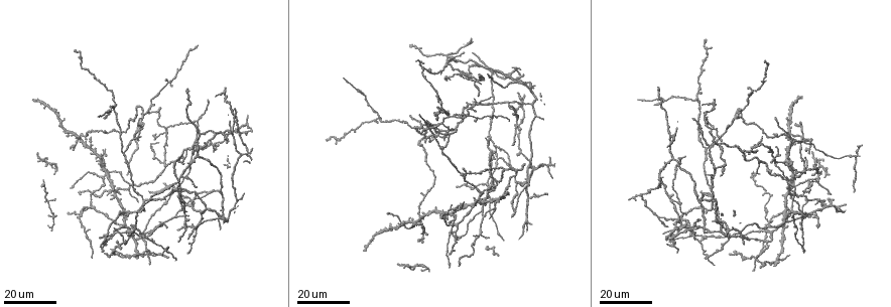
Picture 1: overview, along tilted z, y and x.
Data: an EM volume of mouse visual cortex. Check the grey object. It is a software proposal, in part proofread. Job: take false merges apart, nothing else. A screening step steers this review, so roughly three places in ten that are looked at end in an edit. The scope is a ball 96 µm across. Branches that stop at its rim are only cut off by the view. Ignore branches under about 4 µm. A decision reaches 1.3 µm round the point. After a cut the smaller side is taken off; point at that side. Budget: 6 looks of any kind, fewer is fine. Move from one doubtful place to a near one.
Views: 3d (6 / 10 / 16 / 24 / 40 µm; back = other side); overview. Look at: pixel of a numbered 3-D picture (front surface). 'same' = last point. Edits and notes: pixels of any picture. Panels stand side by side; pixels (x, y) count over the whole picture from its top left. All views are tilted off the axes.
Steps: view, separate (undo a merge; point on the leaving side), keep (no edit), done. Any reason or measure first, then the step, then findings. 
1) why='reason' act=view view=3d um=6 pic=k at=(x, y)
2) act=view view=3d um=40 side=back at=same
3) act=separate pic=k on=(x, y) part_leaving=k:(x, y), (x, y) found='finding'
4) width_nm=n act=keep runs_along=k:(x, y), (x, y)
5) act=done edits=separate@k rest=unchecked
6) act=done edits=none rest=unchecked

why='two arms in line, one across' act=view view=3d um=16 pic=1 at=(143, 198)

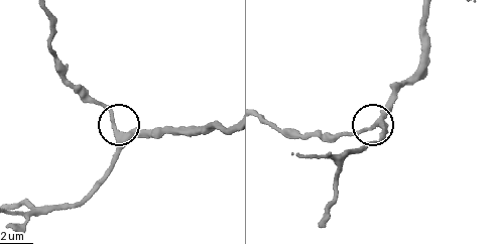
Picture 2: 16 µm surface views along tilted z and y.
act=view view=3d um=6 pic=2 at=(116, 132)

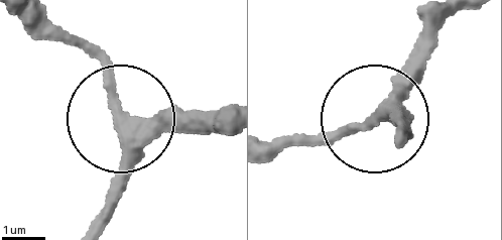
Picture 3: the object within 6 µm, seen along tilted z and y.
side_arm_um=200 act=keep runs_along=3:(454, 11), (378, 112), (412, 129) found='one cell here'

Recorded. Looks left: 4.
why='arms part here' act=view view=3d um=16 pic=1 at=(209, 193)

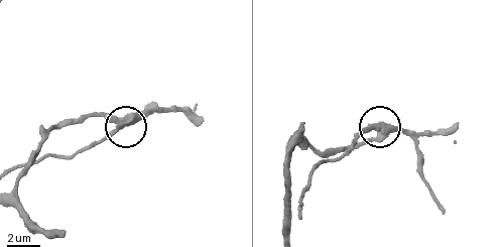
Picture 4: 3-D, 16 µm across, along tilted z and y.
why='zoom in' act=view view=3d um=10 pic=4 at=(380, 124)

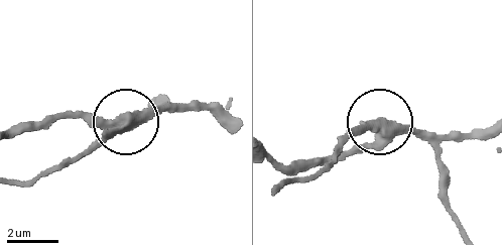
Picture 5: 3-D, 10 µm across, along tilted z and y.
act=separate pic=5 on=(91, 152) part_leaving=5:(376, 124), (350, 130), (311, 173), (278, 186) found='two cells meet here'

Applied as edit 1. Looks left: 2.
act=view view=3d um=16 pic=1 at=(757, 258)

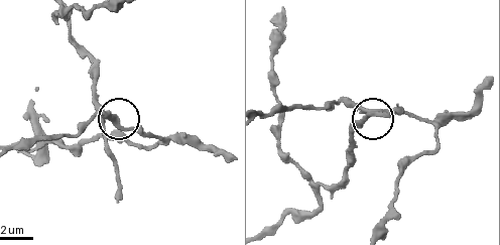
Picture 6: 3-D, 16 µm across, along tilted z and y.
act=view view=3d um=10 pic=6 at=(103, 122)

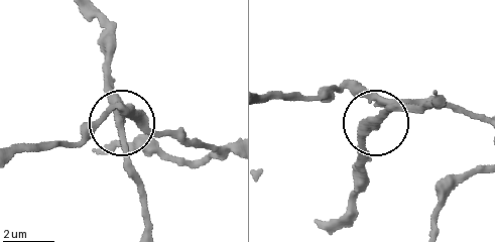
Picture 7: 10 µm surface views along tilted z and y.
arms=4 act=keep runs_along=7:(93, 12), (108, 46), (113, 99), (133, 178) found='continuous, no second cell'

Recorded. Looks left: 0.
act=done edits=separate@5 rest=unchecked

